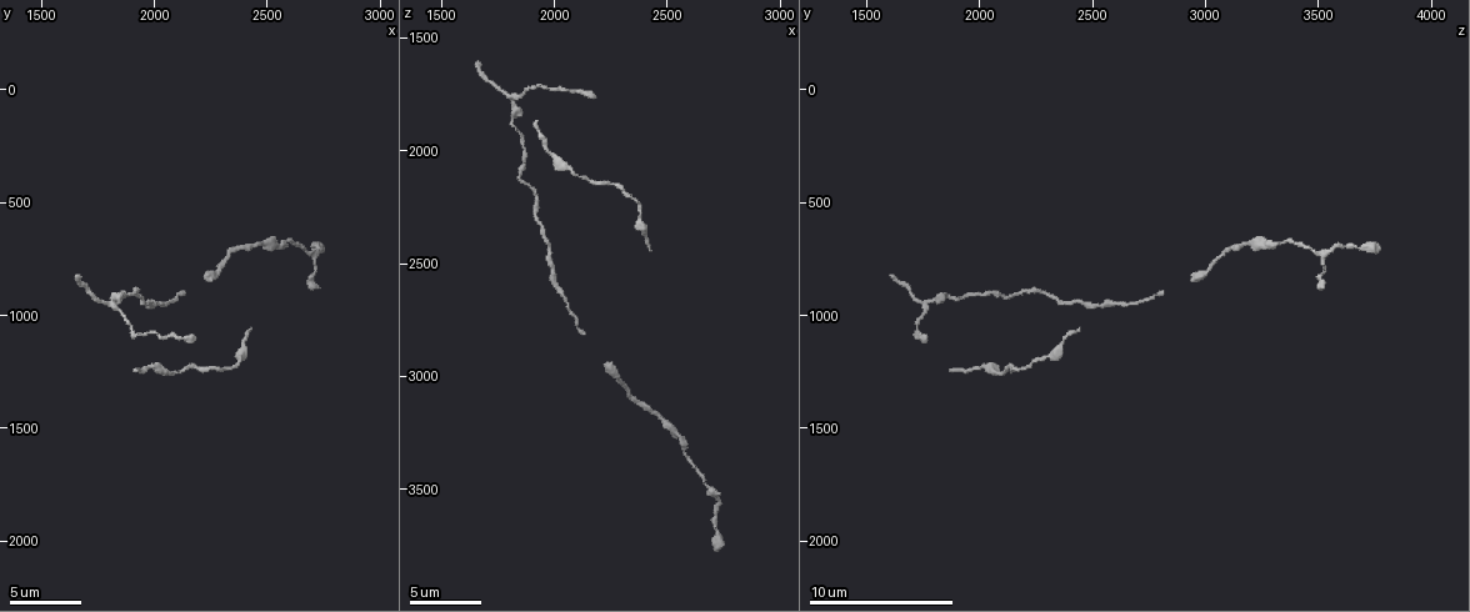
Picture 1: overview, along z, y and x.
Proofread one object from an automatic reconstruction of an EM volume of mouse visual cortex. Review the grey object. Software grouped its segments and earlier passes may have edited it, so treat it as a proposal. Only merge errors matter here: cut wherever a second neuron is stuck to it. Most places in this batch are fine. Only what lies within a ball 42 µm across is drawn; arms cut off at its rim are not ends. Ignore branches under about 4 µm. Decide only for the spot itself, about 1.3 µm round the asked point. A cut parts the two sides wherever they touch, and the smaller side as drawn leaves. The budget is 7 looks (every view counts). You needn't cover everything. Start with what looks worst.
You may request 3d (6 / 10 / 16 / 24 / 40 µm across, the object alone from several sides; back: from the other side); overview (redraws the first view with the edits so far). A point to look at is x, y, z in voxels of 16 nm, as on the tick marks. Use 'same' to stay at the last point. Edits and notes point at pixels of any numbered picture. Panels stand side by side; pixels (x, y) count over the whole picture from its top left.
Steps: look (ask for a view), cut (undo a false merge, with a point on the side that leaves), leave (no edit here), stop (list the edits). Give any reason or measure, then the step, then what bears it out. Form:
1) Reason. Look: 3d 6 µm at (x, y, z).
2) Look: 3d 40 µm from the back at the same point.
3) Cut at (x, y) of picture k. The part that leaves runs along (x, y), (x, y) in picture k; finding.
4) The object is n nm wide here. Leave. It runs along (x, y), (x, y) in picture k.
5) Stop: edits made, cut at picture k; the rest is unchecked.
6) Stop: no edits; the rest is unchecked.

Look: 3d 10 µm at (1920, 920, 2310).

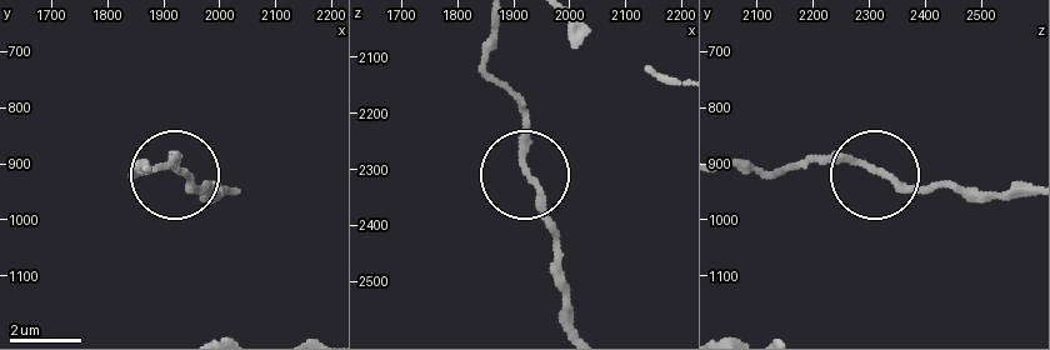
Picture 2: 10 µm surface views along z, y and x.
The object is 180 nm wide here. Leave. It runs along (874, 171), (975, 195) in picture 2; continuous, no second neuron.

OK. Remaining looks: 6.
Sudden change in width. Look: 3d 10 µm at (2660, 710, 3450).

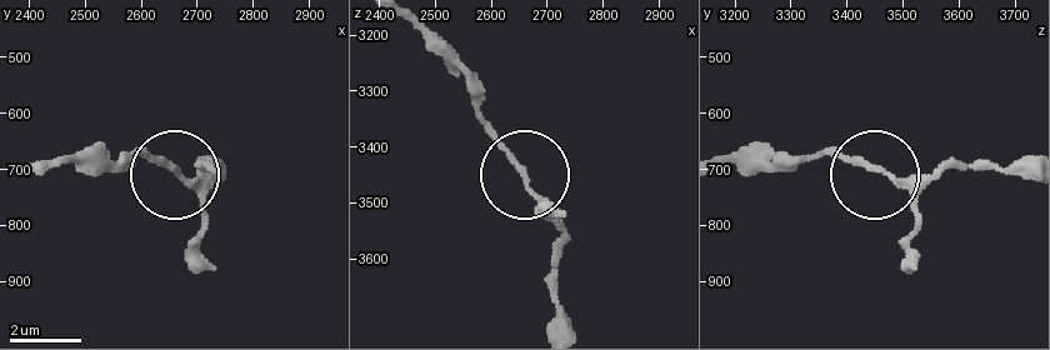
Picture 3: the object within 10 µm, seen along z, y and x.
Leave. One neuron here.

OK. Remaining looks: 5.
Calibre changes. Look: 3d 10 µm at (2470, 670, 3190).

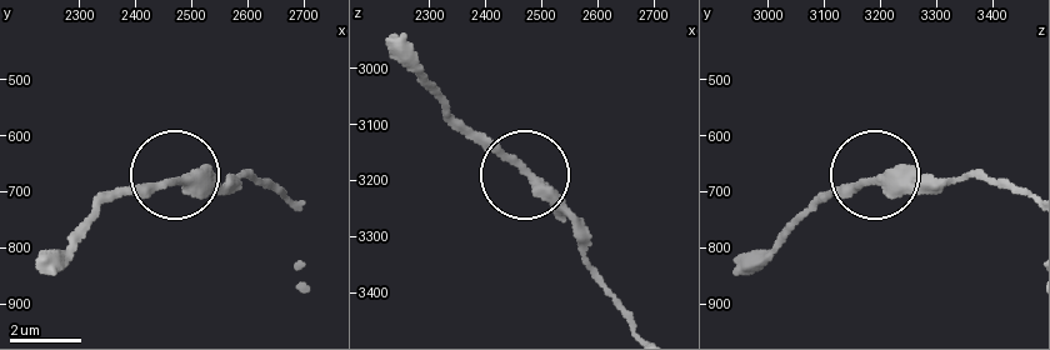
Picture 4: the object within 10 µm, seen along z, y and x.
The object is 290 nm wide here. Leave. One neuron here.

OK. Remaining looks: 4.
Stop: no edits; the rest is unchecked.

